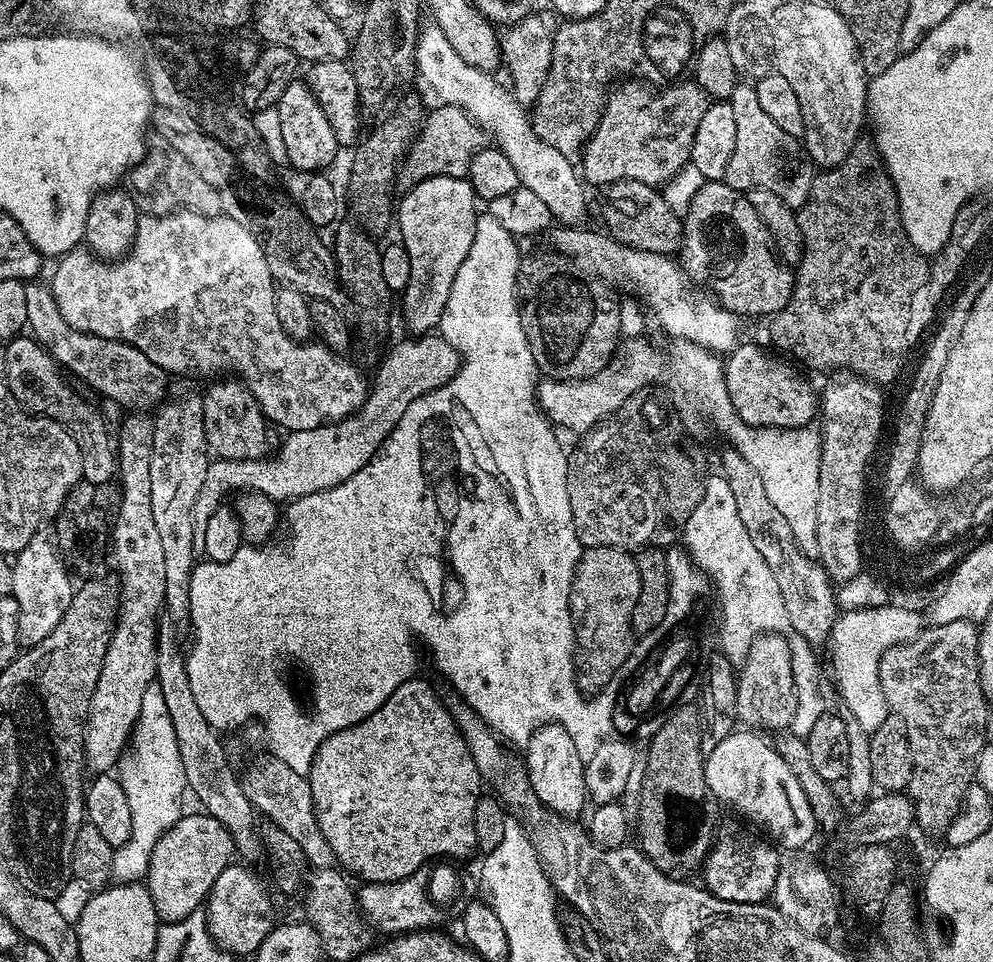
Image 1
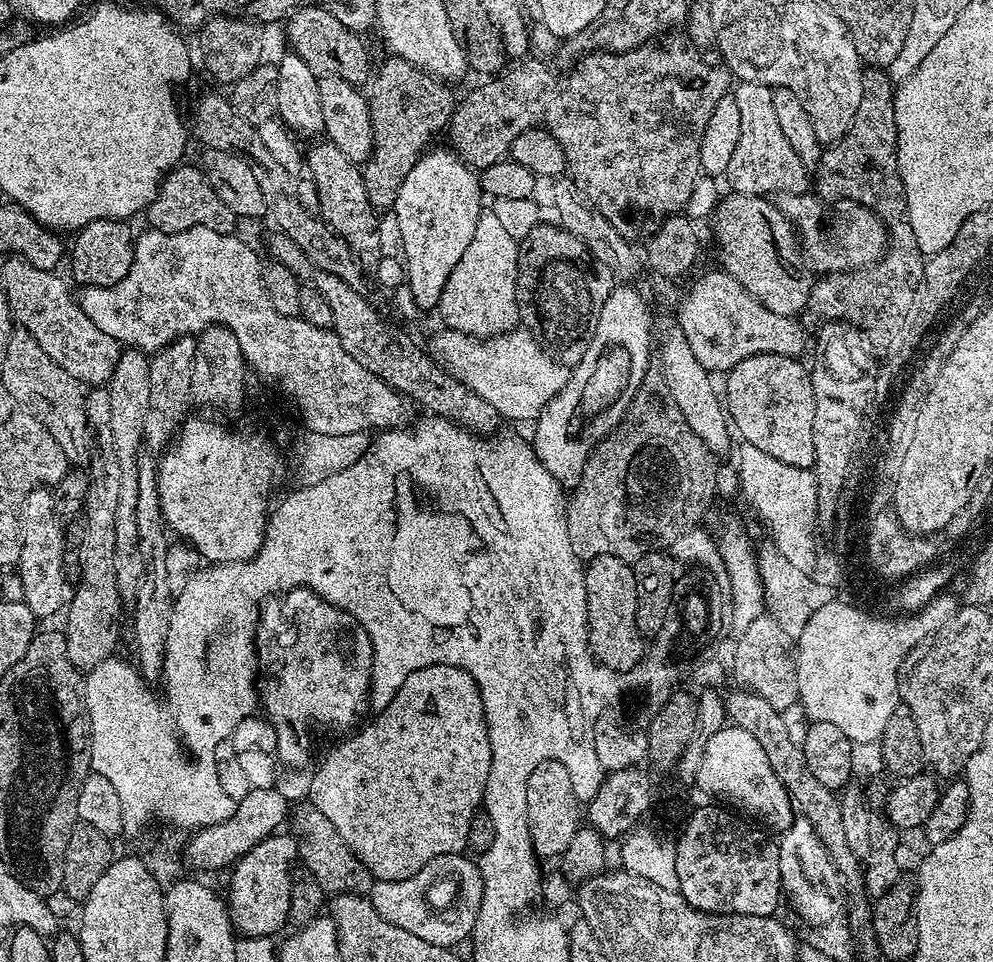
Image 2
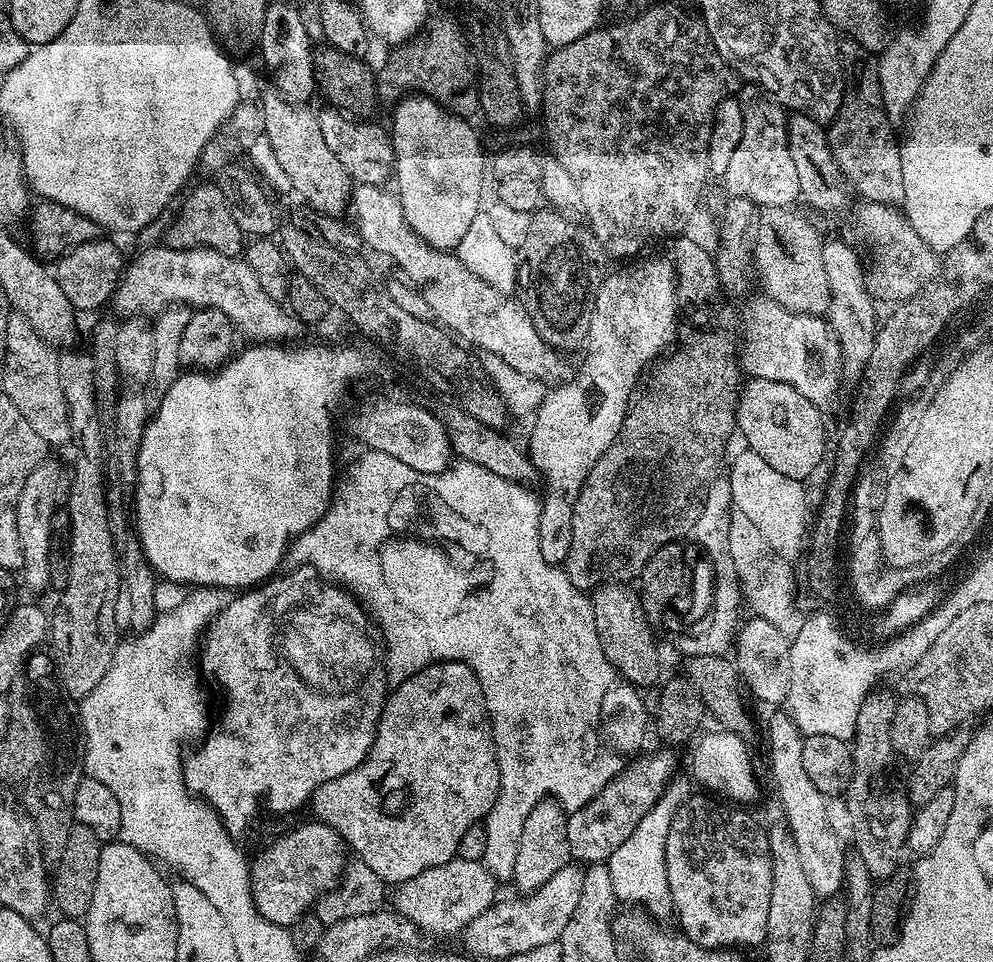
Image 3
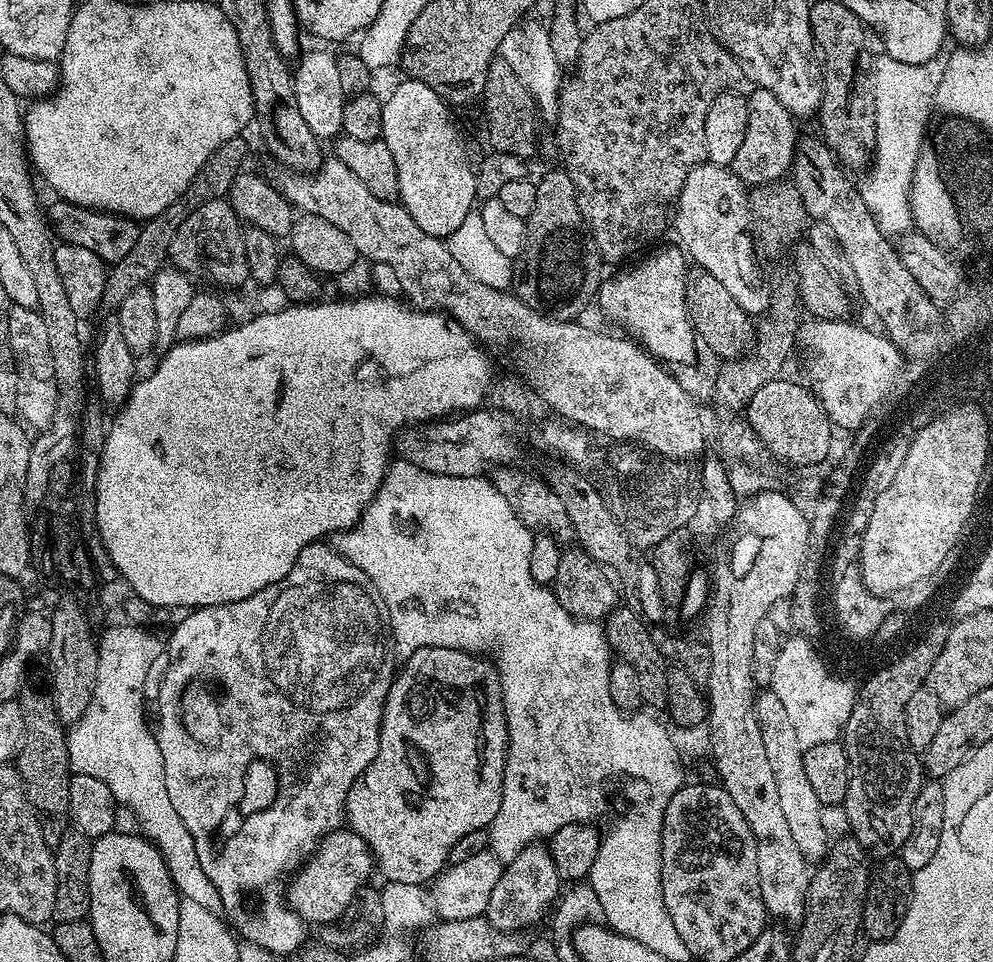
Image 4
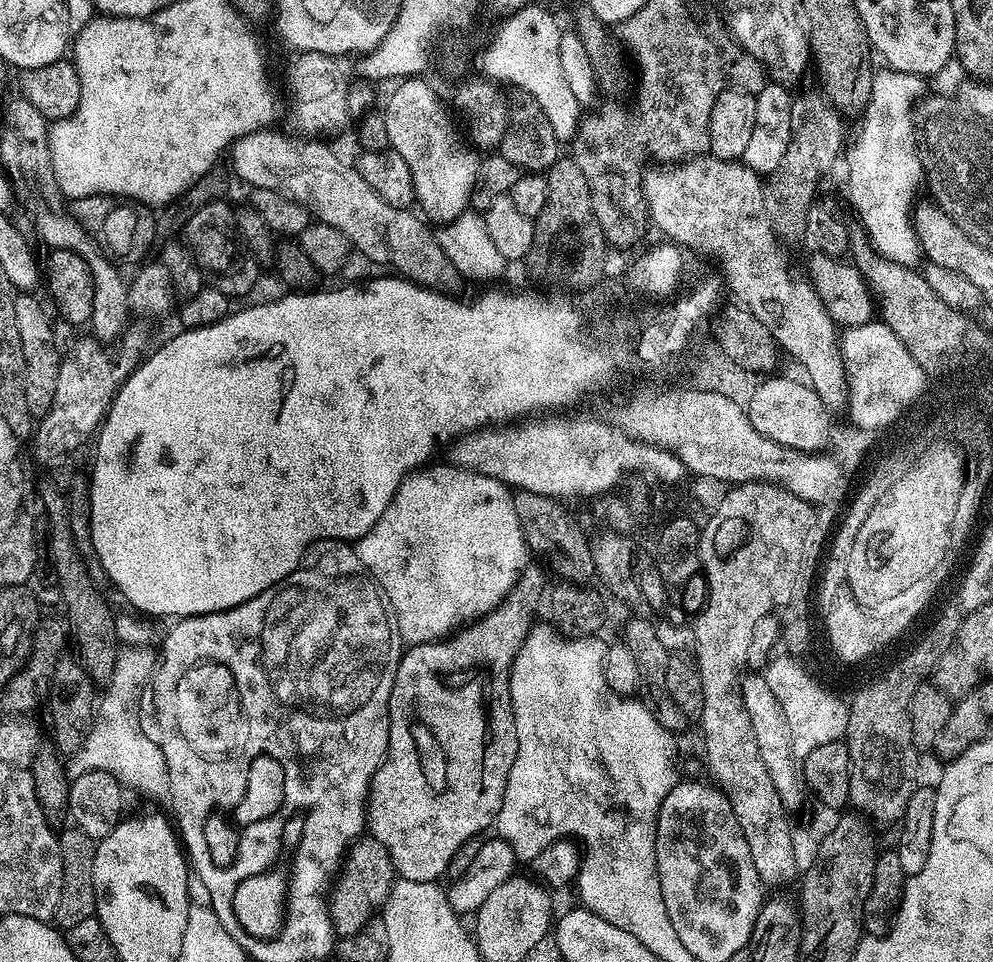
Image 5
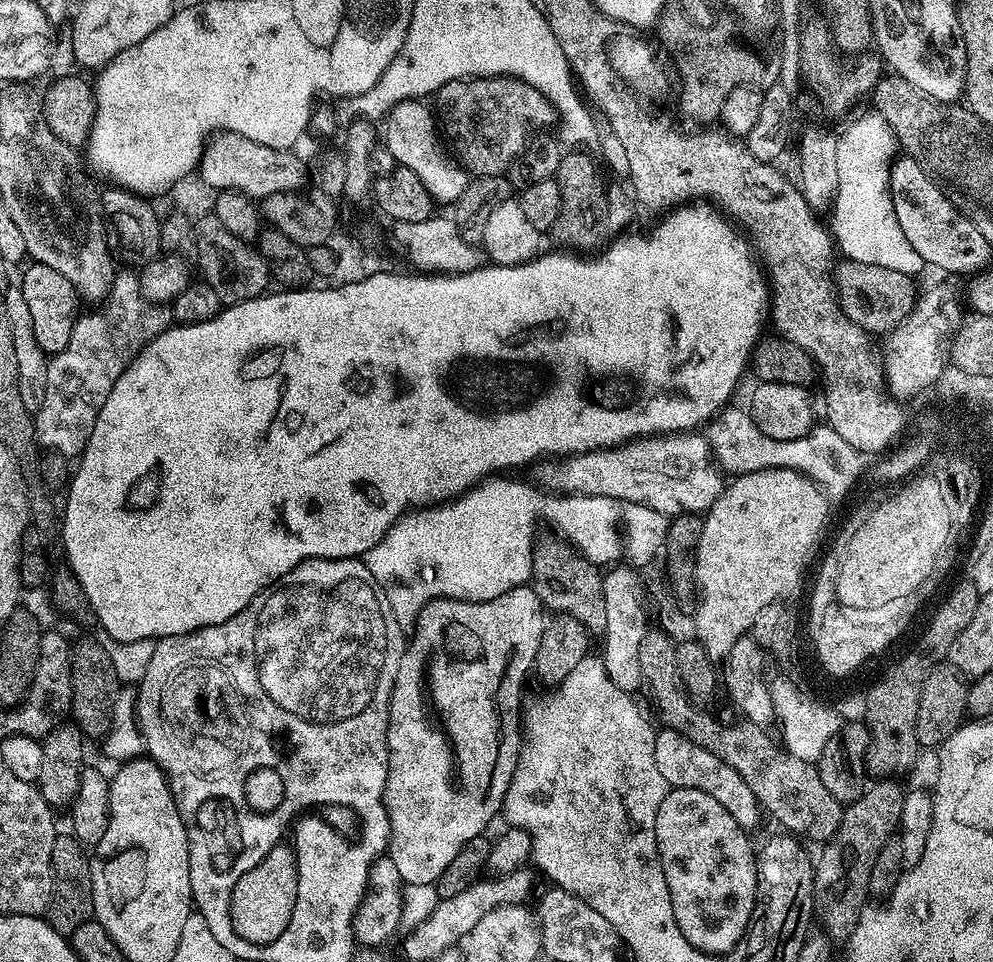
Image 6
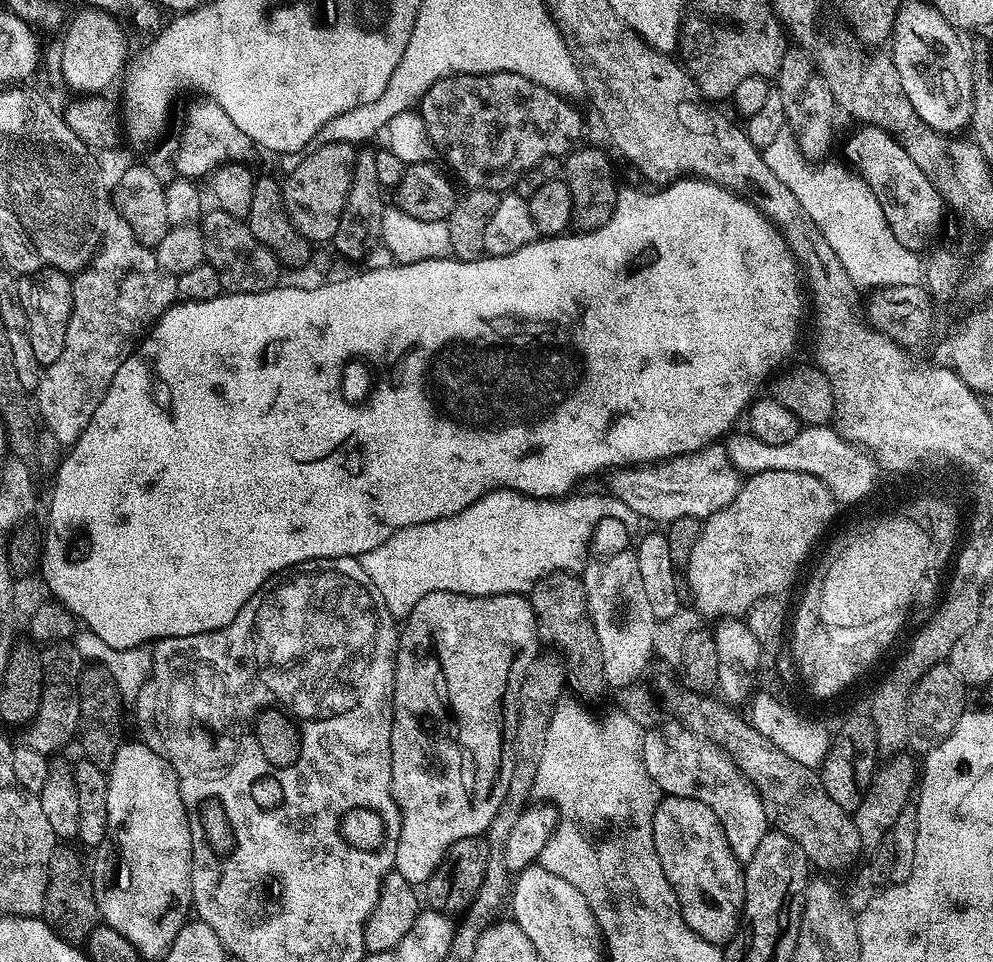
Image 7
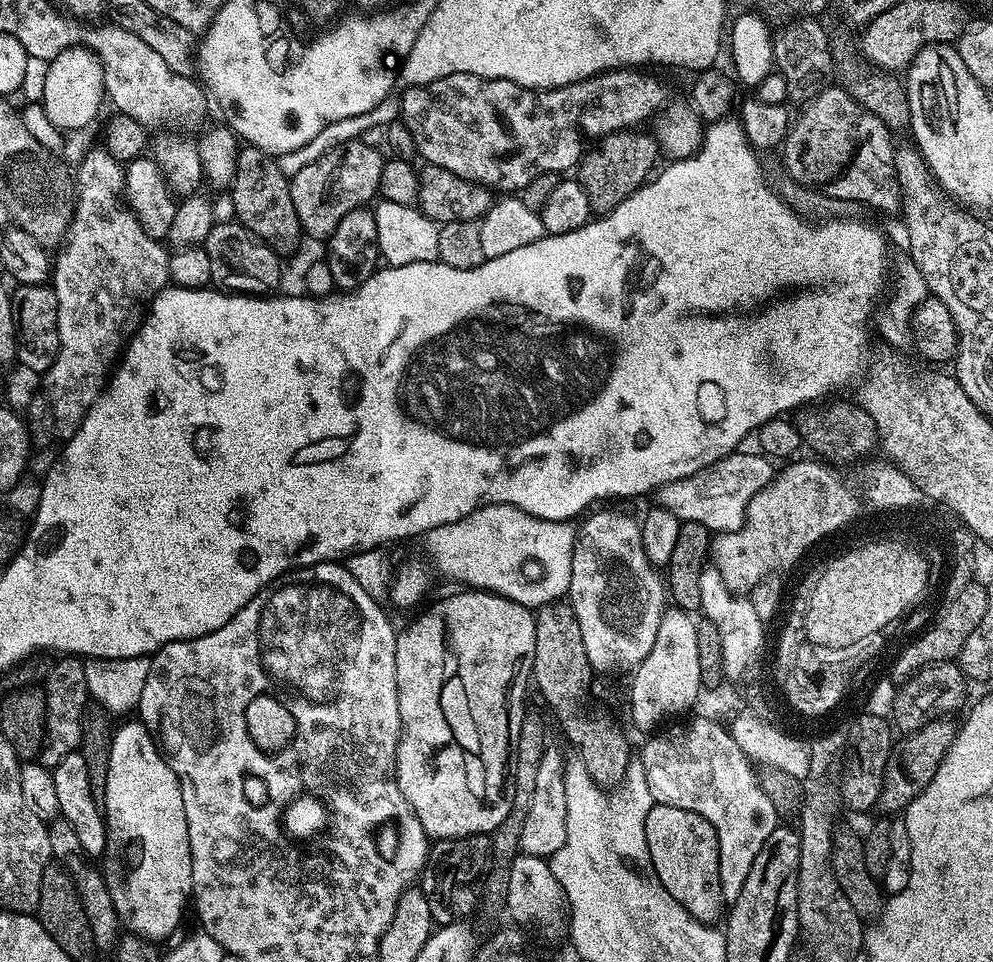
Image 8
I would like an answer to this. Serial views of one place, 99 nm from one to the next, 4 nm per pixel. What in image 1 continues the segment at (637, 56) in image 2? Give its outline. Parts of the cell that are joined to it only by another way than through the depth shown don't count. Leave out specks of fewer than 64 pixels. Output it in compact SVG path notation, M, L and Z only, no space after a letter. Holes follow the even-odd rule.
M628 78L609 91L600 124L583 150L582 176L589 185L637 180L664 186L687 166L692 159L694 134L710 97L691 79L683 80L655 92L643 79ZM440 104L432 113L423 117L416 139L408 147L400 170L396 173L396 188L407 190L426 178L445 176L465 178L470 170L470 162L478 150L486 146L486 133L475 120L471 120L458 106Z

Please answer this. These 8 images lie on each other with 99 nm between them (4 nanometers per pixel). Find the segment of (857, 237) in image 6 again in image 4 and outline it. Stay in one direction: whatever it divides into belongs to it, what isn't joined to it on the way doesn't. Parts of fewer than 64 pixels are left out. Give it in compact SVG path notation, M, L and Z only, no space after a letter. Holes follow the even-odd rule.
M880 54L875 57L876 97L876 151L867 169L868 177L859 181L862 202L874 214L878 226L889 238L899 237L913 227L912 179L916 163L920 160L917 145L929 131L928 119L933 119L936 91L948 68L948 56L941 54L930 62L911 64L898 62L893 56Z

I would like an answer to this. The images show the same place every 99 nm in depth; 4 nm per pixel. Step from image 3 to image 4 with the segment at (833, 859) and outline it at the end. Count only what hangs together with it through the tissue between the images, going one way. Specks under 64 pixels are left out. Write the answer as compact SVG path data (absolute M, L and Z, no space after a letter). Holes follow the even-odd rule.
M764 690L756 698L756 717L762 730L762 746L766 750L766 758L774 769L774 782L778 786L778 799L782 811L786 813L786 822L790 826L790 834L794 834L794 842L798 842L798 850L809 862L819 862L830 847L828 832L824 829L822 805L818 802L818 794L814 794L810 782L806 779L804 765L804 749L794 734L794 725L790 722L778 694Z

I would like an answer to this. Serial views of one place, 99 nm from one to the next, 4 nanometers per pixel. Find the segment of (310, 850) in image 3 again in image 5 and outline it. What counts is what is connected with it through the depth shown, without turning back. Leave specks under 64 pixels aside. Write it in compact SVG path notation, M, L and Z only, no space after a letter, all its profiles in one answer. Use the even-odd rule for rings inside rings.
M362 838L354 844L350 850L346 872L348 874L332 902L332 926L336 929L336 935L347 938L358 935L373 923L372 915L379 913L388 901L392 885L397 879L398 873L392 867L392 859L382 846L382 842L371 838Z

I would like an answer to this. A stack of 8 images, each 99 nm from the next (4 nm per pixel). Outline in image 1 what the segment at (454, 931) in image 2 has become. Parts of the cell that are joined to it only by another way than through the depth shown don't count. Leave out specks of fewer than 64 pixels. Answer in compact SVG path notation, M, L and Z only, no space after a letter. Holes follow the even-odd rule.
M451 863L441 864L444 865L440 868L440 877L437 878L433 888L431 867L428 866L393 884L361 883L358 888L358 899L365 920L377 933L392 932L388 934L403 934L440 926L440 923L447 918L448 912L436 905L436 896L441 896L446 903L452 904L460 892L460 884L456 881L456 872L448 865Z

